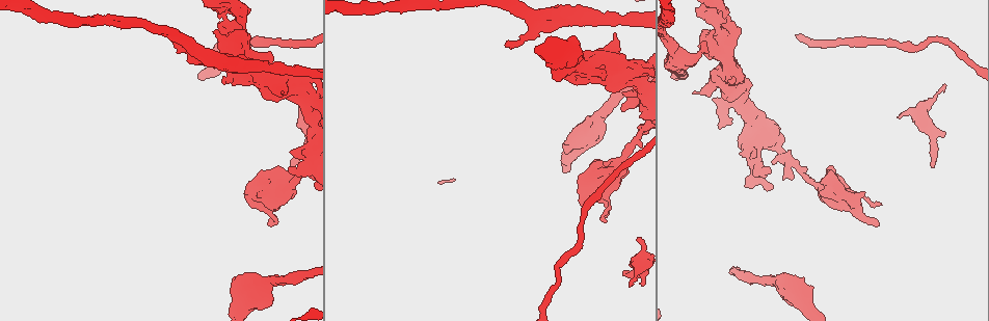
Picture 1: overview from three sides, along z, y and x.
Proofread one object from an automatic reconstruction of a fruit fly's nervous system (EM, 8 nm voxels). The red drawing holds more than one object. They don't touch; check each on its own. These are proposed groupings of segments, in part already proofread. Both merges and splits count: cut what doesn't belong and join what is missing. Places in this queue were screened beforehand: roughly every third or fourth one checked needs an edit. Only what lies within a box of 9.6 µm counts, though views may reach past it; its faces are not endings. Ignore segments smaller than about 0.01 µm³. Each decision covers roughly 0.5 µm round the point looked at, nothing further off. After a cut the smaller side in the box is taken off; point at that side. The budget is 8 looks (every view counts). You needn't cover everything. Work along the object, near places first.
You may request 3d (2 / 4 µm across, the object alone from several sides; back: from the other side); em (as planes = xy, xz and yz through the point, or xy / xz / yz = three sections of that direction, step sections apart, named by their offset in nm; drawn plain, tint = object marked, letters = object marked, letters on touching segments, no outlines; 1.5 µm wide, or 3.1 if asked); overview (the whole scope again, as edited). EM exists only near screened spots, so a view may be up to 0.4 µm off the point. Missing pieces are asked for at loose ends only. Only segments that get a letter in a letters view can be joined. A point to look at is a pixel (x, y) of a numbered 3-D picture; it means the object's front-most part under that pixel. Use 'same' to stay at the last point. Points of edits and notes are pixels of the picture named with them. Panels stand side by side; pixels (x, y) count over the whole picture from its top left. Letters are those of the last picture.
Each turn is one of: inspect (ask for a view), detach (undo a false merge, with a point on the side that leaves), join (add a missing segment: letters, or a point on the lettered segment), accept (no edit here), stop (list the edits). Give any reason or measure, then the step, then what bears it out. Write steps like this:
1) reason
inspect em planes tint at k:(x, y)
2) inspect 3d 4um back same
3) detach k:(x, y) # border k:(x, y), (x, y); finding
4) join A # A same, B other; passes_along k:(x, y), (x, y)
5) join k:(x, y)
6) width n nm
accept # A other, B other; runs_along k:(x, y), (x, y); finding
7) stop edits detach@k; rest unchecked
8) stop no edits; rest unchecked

free end
inspect 3d 4um at 1:(623, 270)

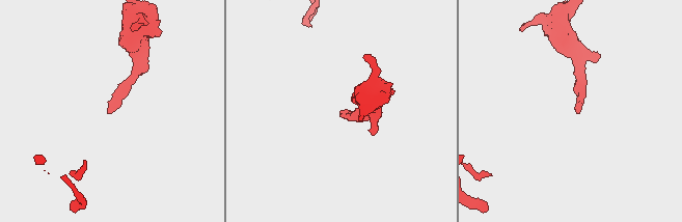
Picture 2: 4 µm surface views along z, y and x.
inspect em yz step 8 letters at 2:(576, 111)

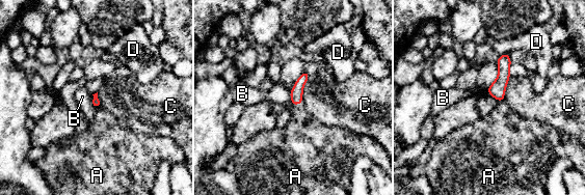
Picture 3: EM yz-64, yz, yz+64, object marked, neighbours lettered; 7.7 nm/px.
join A # A same, B other, C other, D other; passes_along 3:(296, 96), (297, 104), (303, 135); the cell continues

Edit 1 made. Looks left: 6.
inspect overview

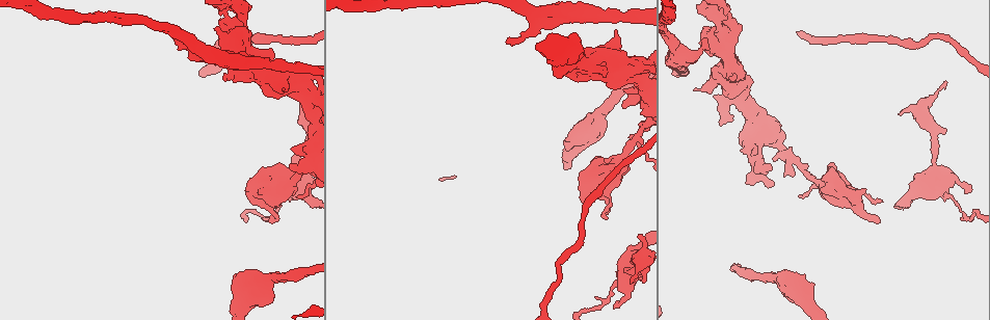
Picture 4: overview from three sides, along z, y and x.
branch stops here
inspect em yz step 8 plain at 4:(631, 282)

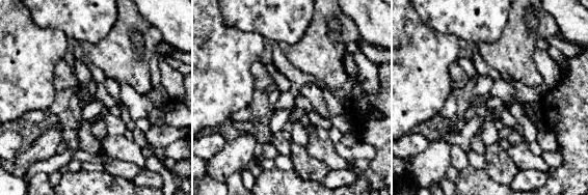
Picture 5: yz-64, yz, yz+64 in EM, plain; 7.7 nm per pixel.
what lies round it
inspect em yz step 8 letters same

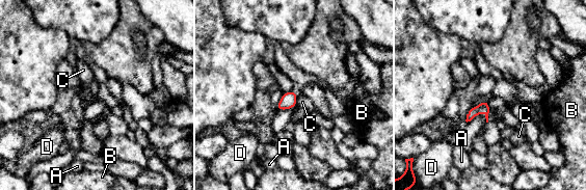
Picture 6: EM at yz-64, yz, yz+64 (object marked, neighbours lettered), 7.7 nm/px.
longest_contact C 100 nm
accept # A other, B other, C other, D other; border 6:(298, 94), (296, 106); none of them fits

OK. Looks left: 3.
calibre changes
inspect em planes letters at 4:(240, 63)

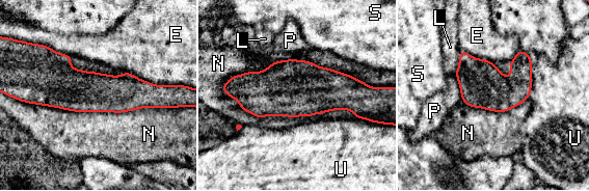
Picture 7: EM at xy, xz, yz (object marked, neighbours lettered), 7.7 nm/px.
accept # E other, L other, N other, P other, S other, U other; runs_along 7:(35, 87), (160, 96); all the same cell

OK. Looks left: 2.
stop edits join@3; rest unchecked

